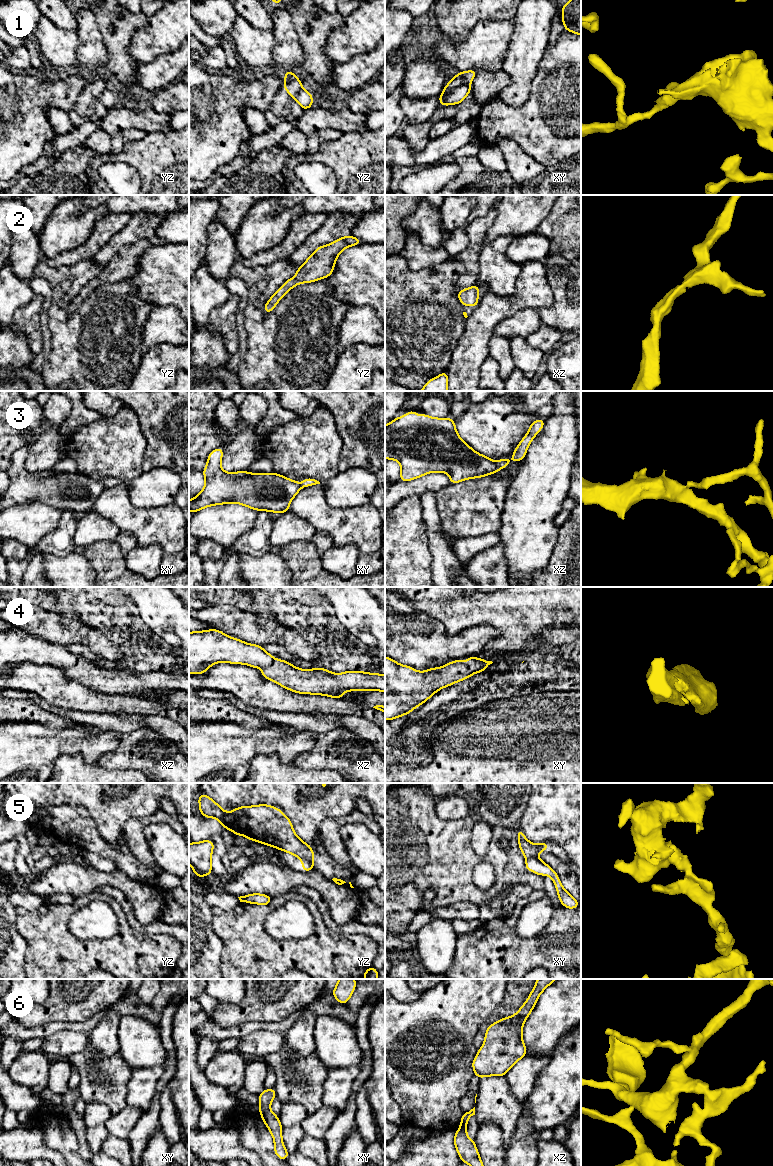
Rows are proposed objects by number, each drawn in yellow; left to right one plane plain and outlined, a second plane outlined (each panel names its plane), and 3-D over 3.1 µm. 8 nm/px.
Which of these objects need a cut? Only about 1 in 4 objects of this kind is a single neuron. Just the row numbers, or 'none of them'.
1, 3, 5, 6

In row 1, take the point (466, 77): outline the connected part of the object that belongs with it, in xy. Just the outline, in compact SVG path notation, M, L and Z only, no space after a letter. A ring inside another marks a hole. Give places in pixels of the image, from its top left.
M476 69L465 72L458 72L457 75L447 85L445 85L442 94L439 96L439 104L441 104L445 100L446 96L455 88L463 84L470 85L476 73Z

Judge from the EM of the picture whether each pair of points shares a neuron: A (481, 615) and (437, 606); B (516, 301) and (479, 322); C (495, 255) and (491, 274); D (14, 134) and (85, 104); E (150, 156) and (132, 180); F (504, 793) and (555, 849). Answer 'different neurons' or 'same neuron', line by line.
A: same neuron
B: same neuron
C: same neuron
D: different neurons
E: different neurons
F: same neuron

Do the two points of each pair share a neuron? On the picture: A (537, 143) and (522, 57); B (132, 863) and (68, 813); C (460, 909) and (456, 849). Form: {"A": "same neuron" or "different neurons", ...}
{"A": "different neurons", "B": "same neuron", "C": "different neurons"}

